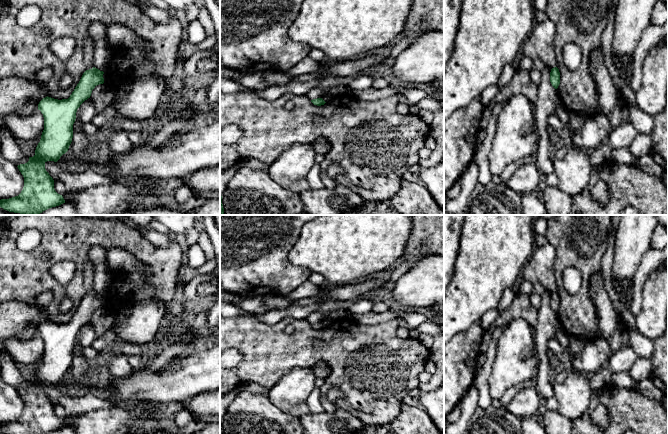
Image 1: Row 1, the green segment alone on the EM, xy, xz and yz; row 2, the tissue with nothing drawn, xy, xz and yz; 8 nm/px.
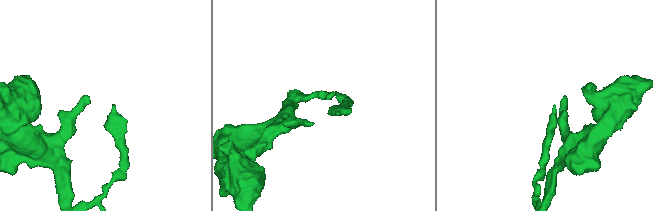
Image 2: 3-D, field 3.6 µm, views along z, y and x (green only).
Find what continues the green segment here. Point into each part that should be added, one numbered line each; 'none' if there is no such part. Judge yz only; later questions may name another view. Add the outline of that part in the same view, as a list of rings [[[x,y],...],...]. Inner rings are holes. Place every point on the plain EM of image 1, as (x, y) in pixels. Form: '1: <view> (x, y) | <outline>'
none

